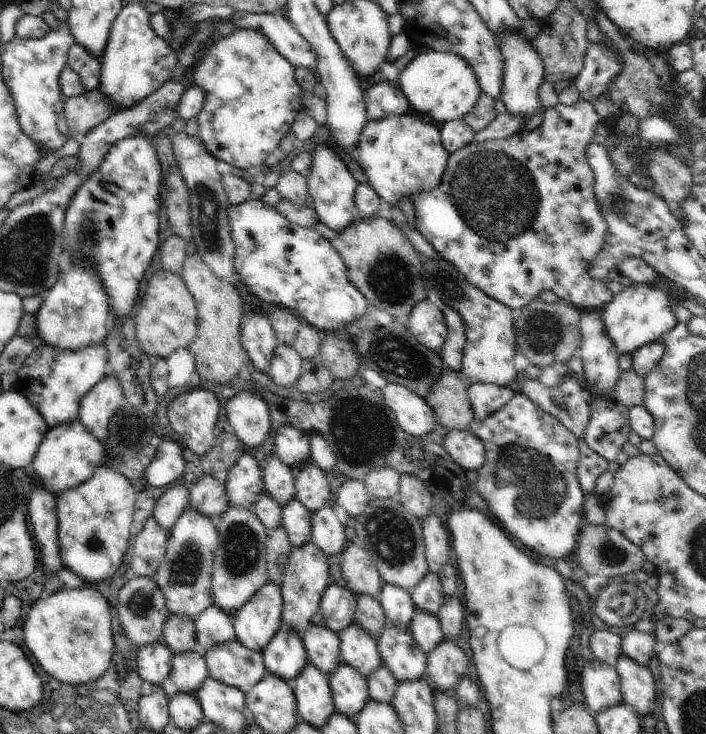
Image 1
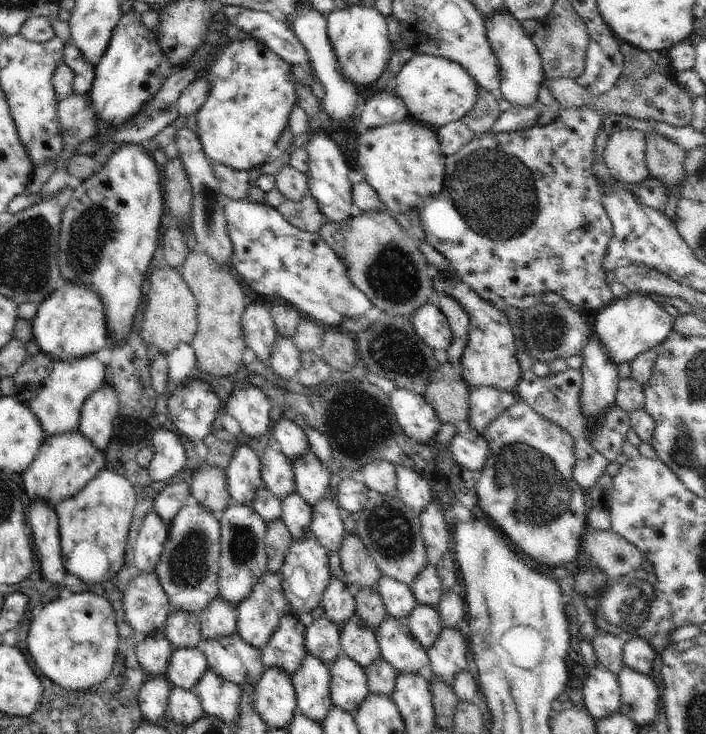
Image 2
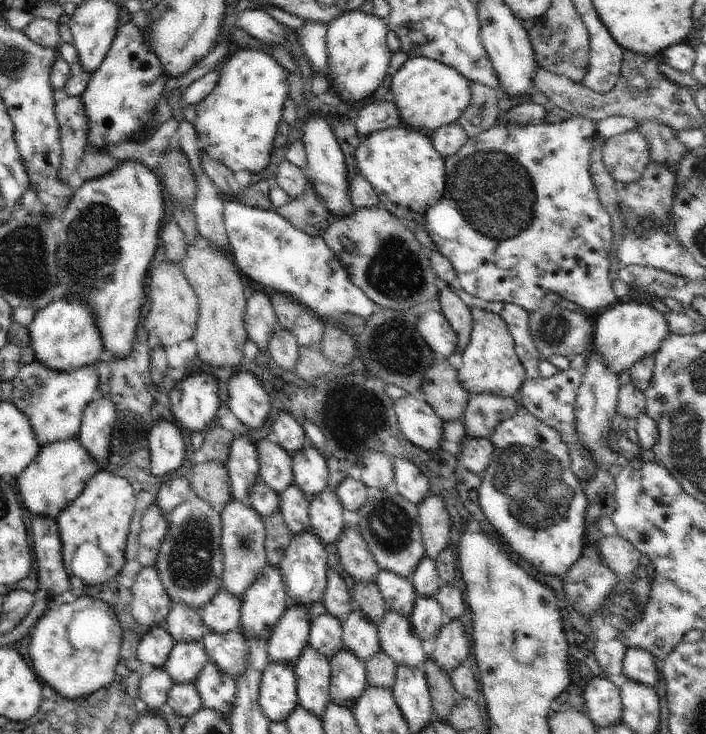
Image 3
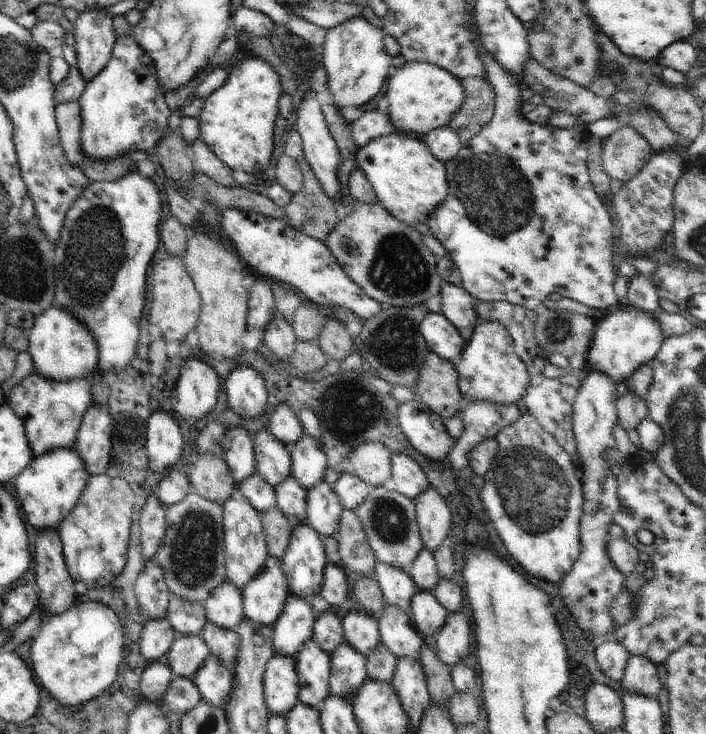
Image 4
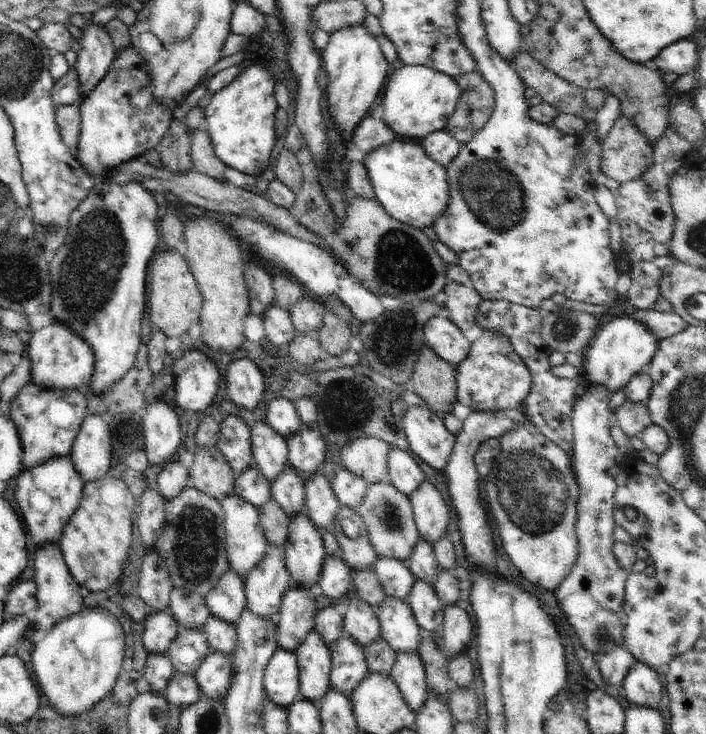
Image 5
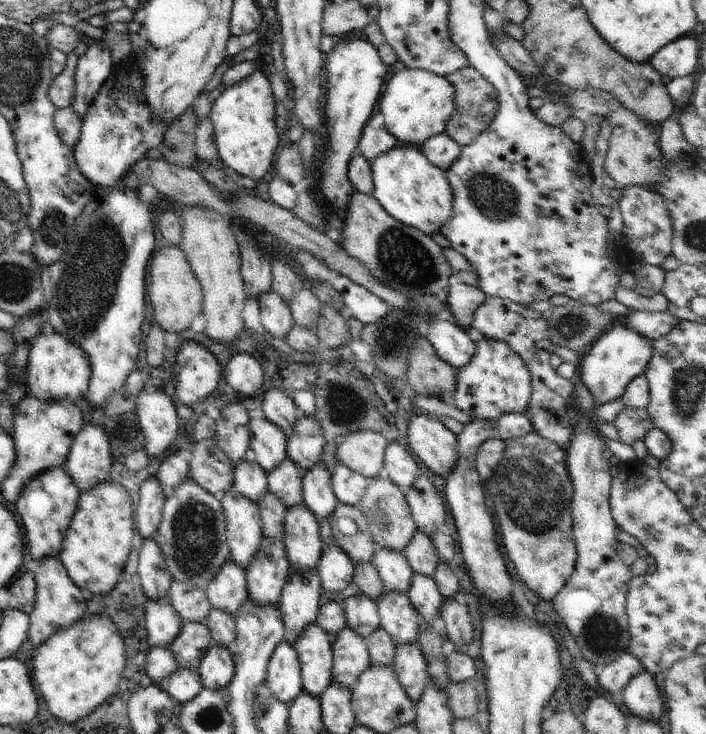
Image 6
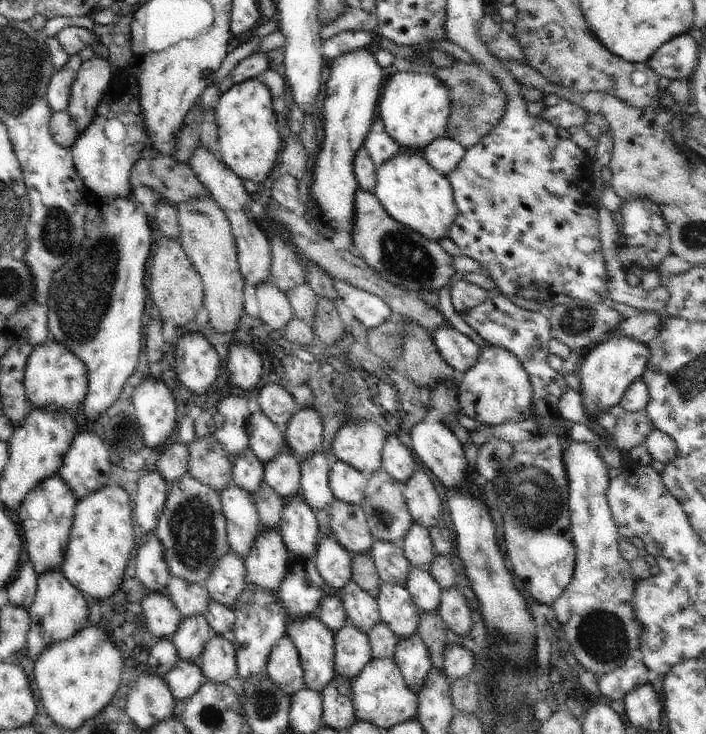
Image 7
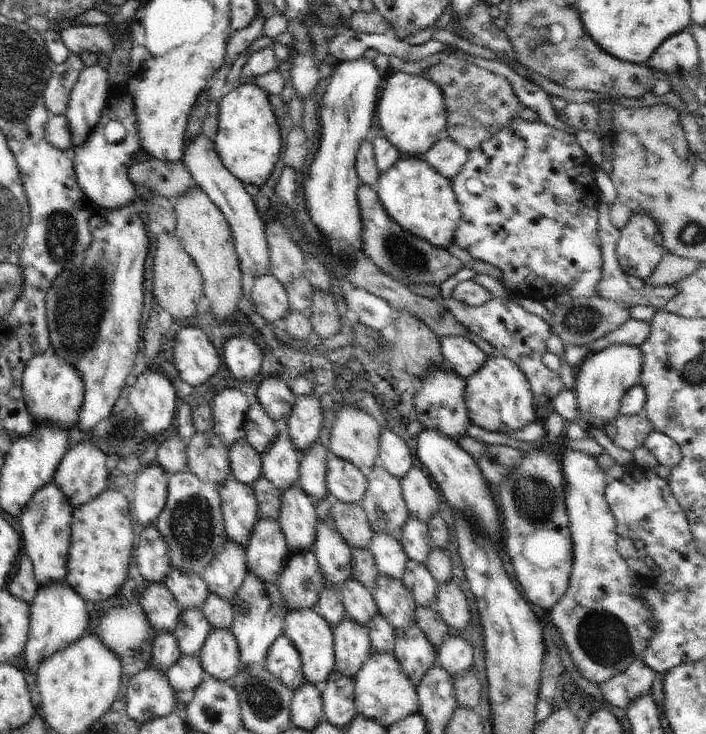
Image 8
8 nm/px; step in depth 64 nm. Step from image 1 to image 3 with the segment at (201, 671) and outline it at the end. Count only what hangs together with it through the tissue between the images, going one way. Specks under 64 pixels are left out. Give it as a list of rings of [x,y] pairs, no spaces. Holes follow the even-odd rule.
[[[203,641],[178,642],[173,646],[163,668],[176,684],[194,683],[209,660]]]

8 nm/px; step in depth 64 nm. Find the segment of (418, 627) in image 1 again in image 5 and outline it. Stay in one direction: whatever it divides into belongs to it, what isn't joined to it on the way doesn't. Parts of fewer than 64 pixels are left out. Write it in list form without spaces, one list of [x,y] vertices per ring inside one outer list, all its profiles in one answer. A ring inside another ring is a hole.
[[[416,580],[406,598],[416,623],[426,632],[435,632],[444,621],[445,607],[440,603],[433,586]]]

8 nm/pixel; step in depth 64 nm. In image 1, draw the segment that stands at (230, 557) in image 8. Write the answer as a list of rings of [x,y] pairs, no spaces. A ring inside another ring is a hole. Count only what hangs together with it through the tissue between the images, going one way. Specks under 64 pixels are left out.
[[[213,603],[195,620],[195,649],[204,657],[215,645],[222,645],[236,639],[233,626],[235,618]]]

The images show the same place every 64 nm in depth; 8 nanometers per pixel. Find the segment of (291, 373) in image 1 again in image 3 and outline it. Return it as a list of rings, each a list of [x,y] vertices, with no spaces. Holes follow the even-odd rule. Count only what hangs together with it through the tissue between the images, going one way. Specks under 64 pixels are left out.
[[[277,326],[267,350],[274,364],[278,364],[282,370],[294,371],[298,363],[299,348],[294,334]]]

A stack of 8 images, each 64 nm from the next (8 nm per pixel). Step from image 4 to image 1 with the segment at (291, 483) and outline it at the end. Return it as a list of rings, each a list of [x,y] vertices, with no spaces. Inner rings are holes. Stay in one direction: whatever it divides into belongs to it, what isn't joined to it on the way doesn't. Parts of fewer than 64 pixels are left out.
[[[296,498],[282,508],[282,515],[282,526],[293,548],[311,542],[312,513]]]

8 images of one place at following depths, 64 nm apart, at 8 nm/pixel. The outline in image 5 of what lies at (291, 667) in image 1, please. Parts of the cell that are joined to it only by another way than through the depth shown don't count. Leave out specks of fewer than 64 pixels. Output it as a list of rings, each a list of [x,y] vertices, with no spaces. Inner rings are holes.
[[[292,586],[282,598],[282,605],[277,618],[277,644],[279,648],[294,652],[315,628],[317,606],[315,598],[319,593],[318,586],[310,589],[298,589]]]

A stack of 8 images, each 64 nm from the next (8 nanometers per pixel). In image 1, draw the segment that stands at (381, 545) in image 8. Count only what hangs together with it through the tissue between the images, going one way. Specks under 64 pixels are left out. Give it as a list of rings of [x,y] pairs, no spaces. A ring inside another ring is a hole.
[[[384,583],[379,599],[387,621],[393,626],[406,629],[413,622],[416,606],[411,593],[399,587]]]

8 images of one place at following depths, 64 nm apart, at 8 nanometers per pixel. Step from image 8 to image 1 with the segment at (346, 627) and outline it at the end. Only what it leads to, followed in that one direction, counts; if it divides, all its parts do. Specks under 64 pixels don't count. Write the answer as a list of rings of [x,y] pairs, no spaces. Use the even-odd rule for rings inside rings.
[[[340,663],[329,678],[335,711],[347,718],[356,717],[369,702],[367,680],[355,669]]]

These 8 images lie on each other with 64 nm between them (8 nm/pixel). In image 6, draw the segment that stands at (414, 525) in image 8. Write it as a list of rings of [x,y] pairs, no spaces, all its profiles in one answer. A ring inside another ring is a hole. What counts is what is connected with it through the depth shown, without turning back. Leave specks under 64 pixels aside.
[[[417,530],[404,554],[415,574],[433,578],[439,557],[430,537]]]

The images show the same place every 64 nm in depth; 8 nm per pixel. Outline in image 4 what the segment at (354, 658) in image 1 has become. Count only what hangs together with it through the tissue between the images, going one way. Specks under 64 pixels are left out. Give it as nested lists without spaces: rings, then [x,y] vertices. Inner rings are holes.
[[[360,602],[343,618],[343,632],[345,641],[366,657],[380,641],[378,617]]]

